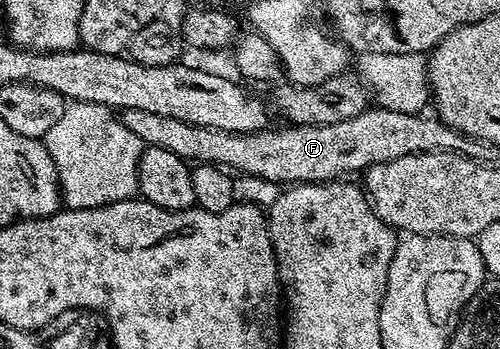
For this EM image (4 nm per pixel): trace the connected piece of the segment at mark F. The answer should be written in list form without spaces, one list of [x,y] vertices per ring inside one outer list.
[[[370,106],[358,118],[350,118],[346,122],[334,122],[326,126],[269,126],[262,132],[227,132],[214,130],[206,126],[194,126],[190,122],[182,122],[178,118],[166,118],[166,114],[154,114],[151,110],[123,110],[119,120],[126,130],[131,130],[145,146],[170,150],[170,154],[178,154],[178,158],[189,162],[215,164],[225,170],[233,170],[250,176],[266,179],[279,186],[291,186],[295,183],[332,182],[344,178],[347,172],[363,173],[382,162],[394,162],[394,158],[406,158],[406,154],[422,154],[423,152],[462,152],[471,153],[473,141],[460,132],[455,132],[432,114],[398,114],[398,110],[386,110],[379,106]]]

